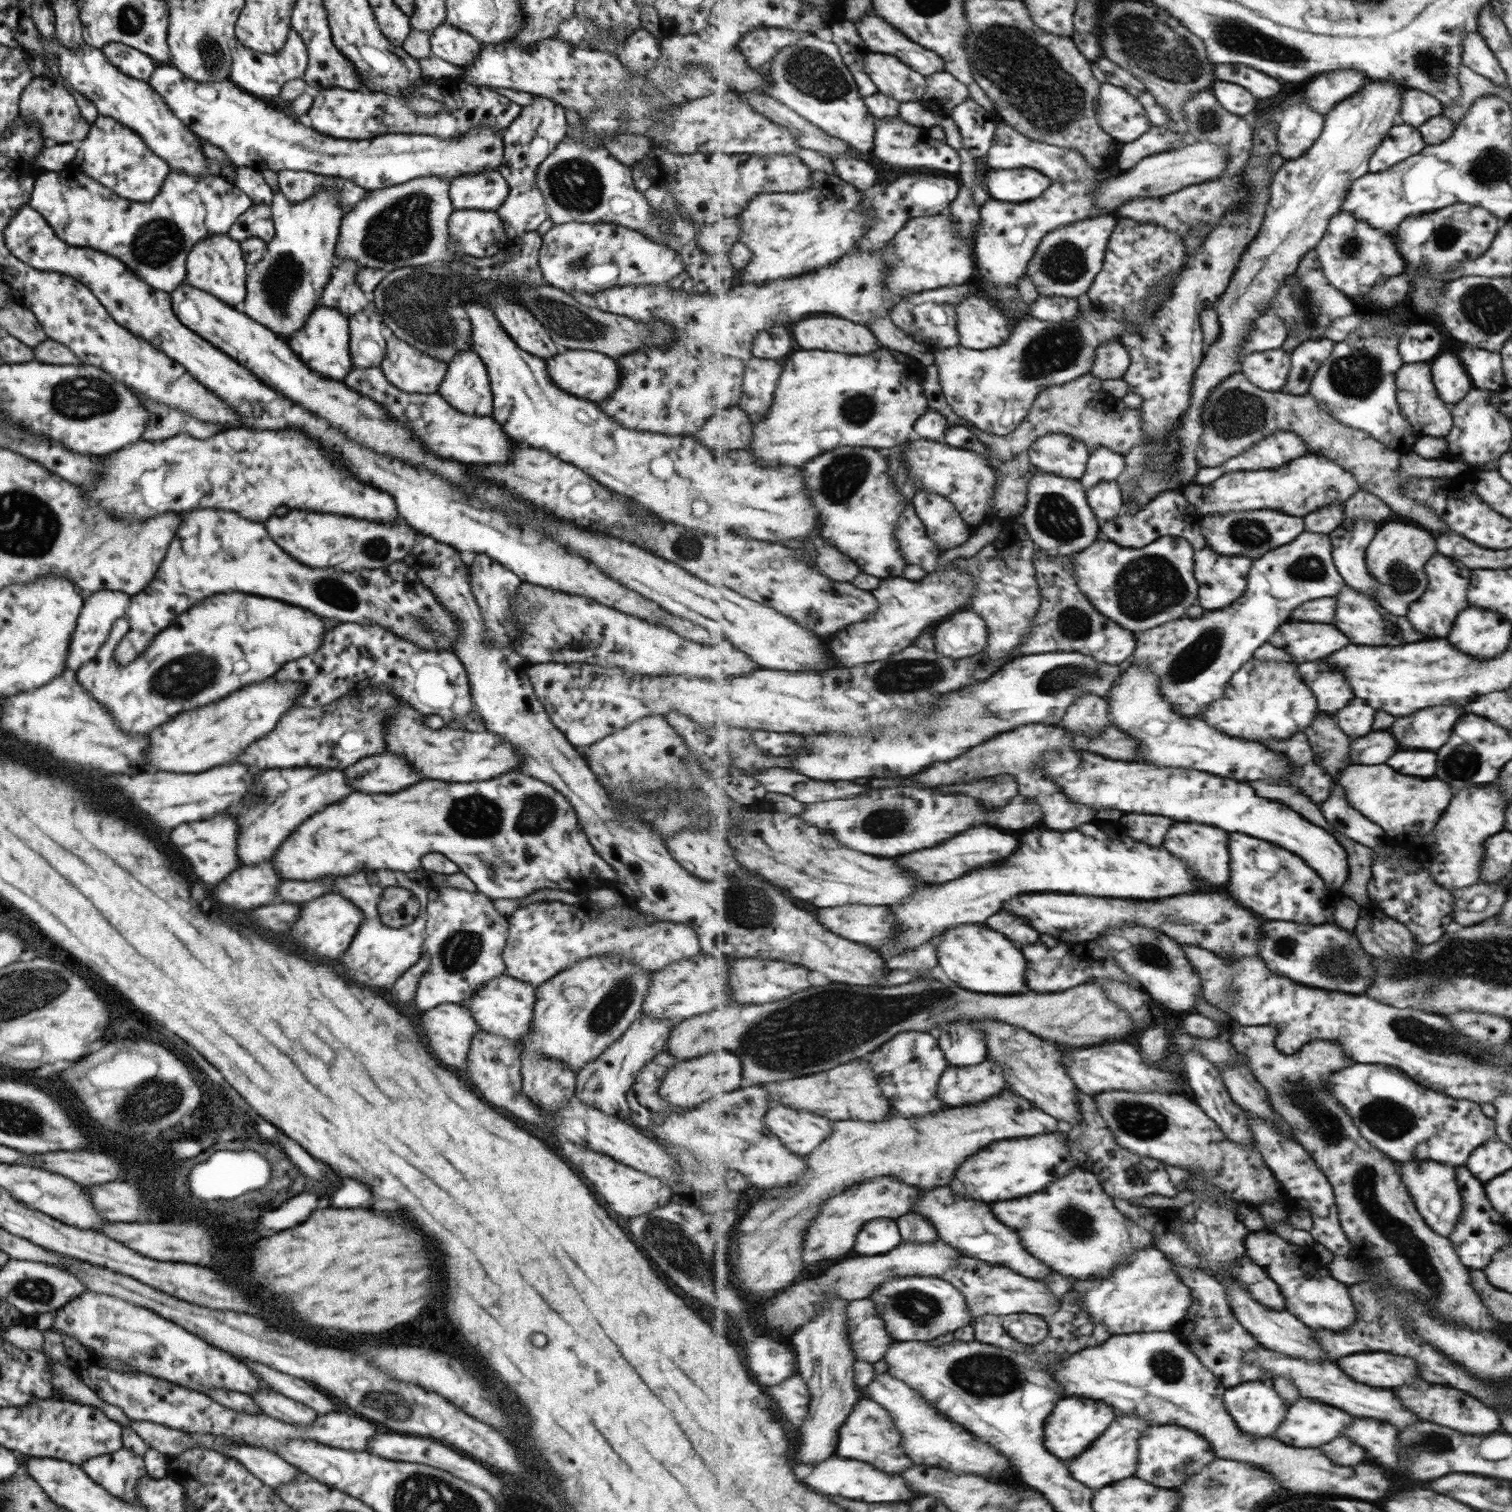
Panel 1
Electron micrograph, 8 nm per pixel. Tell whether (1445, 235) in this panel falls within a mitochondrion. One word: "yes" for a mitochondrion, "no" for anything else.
yes

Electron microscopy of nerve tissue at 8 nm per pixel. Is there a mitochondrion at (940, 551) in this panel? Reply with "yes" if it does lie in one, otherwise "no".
no

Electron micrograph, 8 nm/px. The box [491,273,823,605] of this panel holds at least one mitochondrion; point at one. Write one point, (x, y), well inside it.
(567, 322)

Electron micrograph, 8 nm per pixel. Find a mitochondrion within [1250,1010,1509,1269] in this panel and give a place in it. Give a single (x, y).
(1299, 1093)

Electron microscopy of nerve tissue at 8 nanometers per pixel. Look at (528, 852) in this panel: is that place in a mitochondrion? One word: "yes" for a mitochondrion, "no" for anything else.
yes

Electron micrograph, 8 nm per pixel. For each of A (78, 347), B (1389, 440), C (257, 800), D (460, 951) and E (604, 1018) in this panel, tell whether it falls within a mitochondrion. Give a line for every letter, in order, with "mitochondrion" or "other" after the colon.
A: other
B: other
C: mitochondrion
D: mitochondrion
E: mitochondrion

